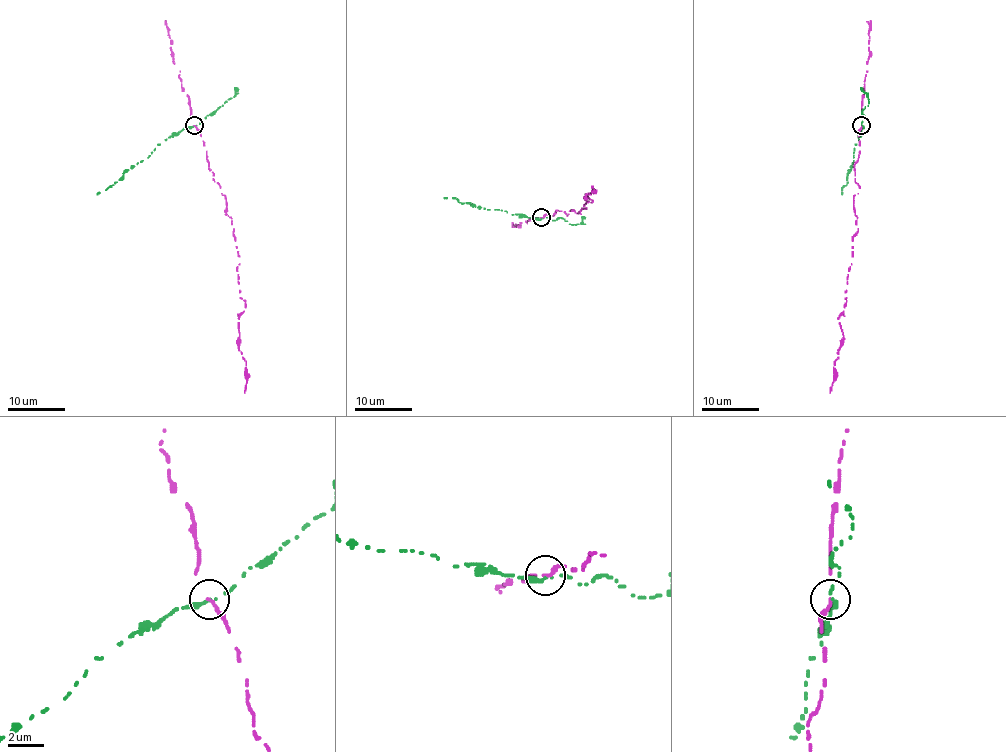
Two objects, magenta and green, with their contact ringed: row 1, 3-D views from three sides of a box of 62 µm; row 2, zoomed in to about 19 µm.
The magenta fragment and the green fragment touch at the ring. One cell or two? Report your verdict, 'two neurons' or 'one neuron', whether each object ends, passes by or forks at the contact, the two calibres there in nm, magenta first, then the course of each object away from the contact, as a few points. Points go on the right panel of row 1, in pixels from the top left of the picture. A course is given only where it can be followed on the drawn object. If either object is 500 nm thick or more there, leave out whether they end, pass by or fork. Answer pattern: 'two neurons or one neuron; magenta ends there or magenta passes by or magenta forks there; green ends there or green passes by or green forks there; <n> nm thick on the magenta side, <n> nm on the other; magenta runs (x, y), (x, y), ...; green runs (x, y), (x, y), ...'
two neurons; magenta ends there; green passes by; 190 nm thick on the magenta side, 200 nm on the other; magenta runs (862, 126), (854, 169), (859, 187), (853, 196), (857, 229), (839, 316), (843, 343), (830, 392); green runs (862, 126), (842, 194)

